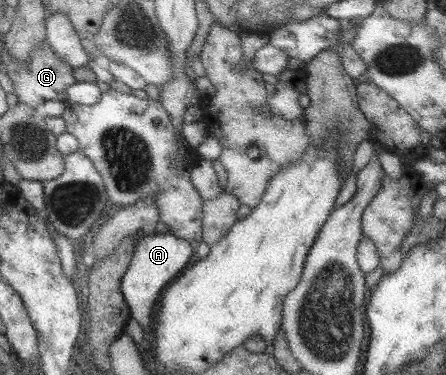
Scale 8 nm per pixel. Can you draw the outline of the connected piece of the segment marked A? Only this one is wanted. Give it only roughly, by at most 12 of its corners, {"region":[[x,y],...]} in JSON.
{"region":[[145,232],[120,279],[137,324],[150,327],[163,289],[193,249]]}

